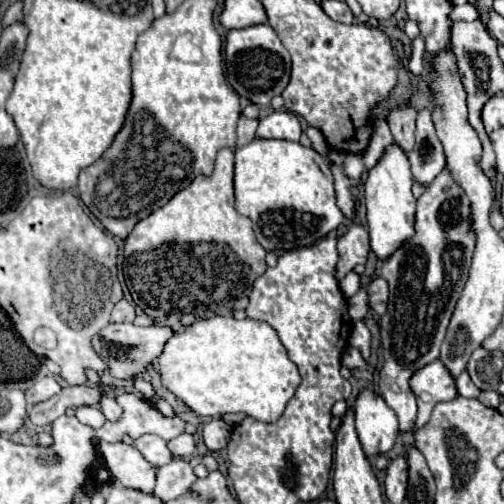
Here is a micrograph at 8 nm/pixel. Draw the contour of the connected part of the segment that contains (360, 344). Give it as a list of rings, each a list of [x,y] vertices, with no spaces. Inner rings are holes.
[[[362,321],[354,325],[352,337],[350,337],[350,345],[356,347],[356,349],[362,353],[364,361],[370,359],[370,331],[366,329],[366,325],[364,325]]]

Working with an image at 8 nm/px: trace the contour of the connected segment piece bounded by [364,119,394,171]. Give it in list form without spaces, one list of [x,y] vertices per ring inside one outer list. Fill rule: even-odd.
[[[384,119],[374,121],[374,133],[372,133],[370,145],[368,145],[366,153],[364,153],[364,165],[366,165],[368,171],[370,171],[370,167],[374,167],[378,163],[378,159],[382,157],[386,147],[390,147],[392,143],[394,141],[392,141],[392,133],[388,129],[388,123]]]

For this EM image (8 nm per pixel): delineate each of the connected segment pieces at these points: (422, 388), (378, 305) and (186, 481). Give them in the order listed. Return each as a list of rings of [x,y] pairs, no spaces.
[[[434,361],[416,371],[410,379],[410,387],[418,399],[418,417],[414,421],[414,431],[430,419],[436,403],[454,401],[458,397],[456,381],[442,361]]]
[[[376,277],[368,285],[368,307],[372,311],[376,311],[378,315],[384,315],[386,303],[388,303],[388,283],[386,283],[386,279]]]
[[[176,457],[158,469],[154,495],[166,503],[166,501],[176,499],[182,493],[186,493],[194,481],[196,481],[196,475],[192,471],[192,465],[180,457]]]

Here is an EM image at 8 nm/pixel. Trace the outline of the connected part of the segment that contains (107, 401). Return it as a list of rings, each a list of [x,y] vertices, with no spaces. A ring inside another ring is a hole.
[[[104,395],[100,399],[100,407],[102,407],[106,421],[118,421],[122,417],[122,407],[116,403],[114,395]]]

